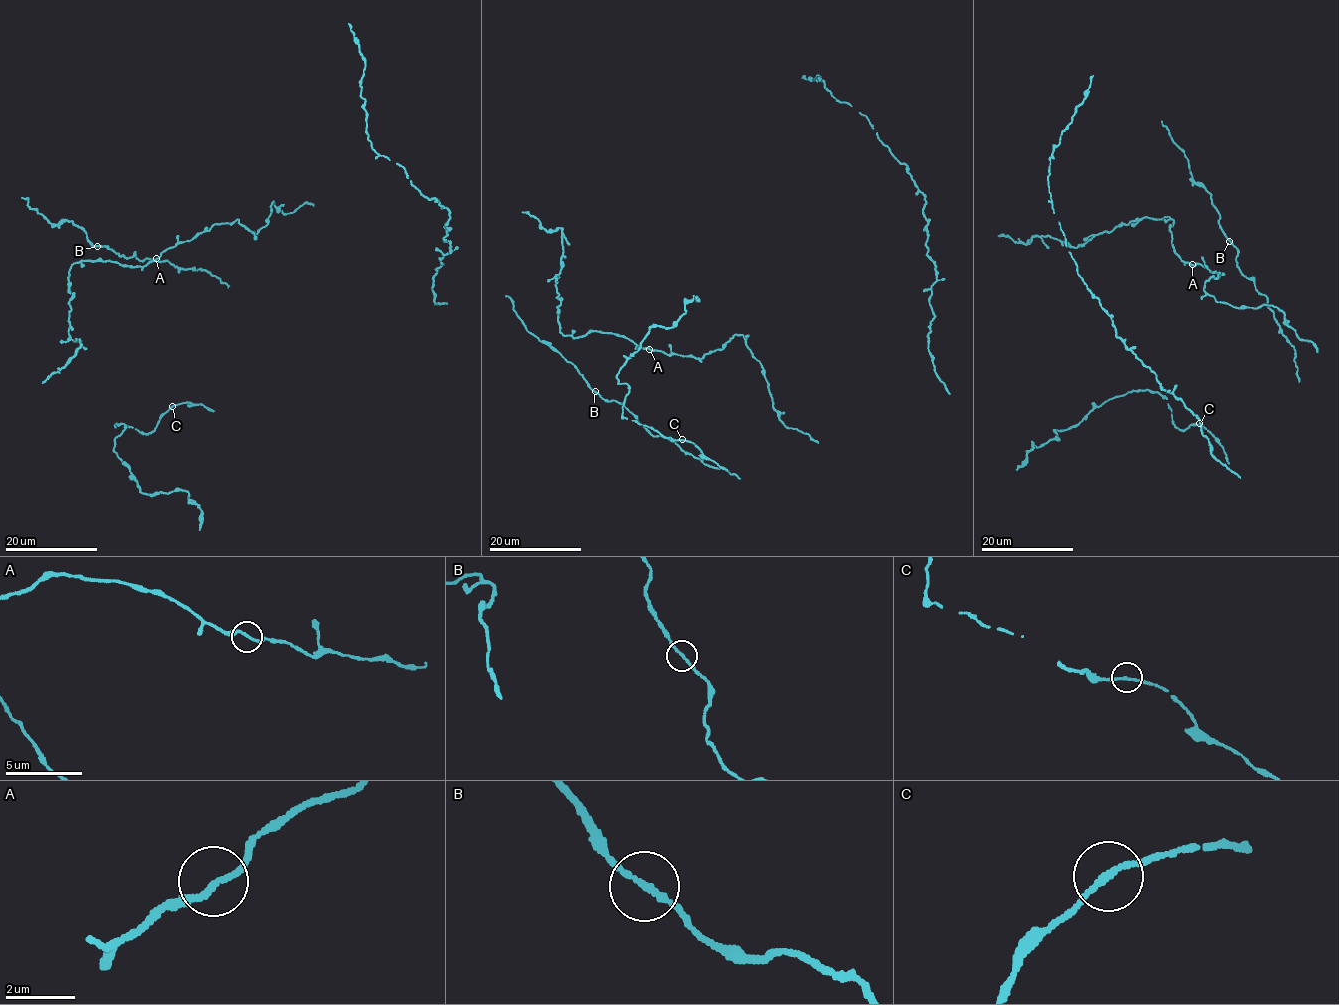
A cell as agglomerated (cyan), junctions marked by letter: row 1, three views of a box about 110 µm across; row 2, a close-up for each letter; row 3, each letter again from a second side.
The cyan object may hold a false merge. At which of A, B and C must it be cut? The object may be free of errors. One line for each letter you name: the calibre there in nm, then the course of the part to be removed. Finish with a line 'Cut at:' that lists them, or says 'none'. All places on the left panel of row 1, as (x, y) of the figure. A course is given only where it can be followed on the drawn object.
Cut at: none

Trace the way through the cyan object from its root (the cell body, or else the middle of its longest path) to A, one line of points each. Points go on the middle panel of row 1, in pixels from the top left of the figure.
A: (755, 357), (745, 339), (737, 334), (723, 348), (710, 350), (701, 358), (650, 349)

